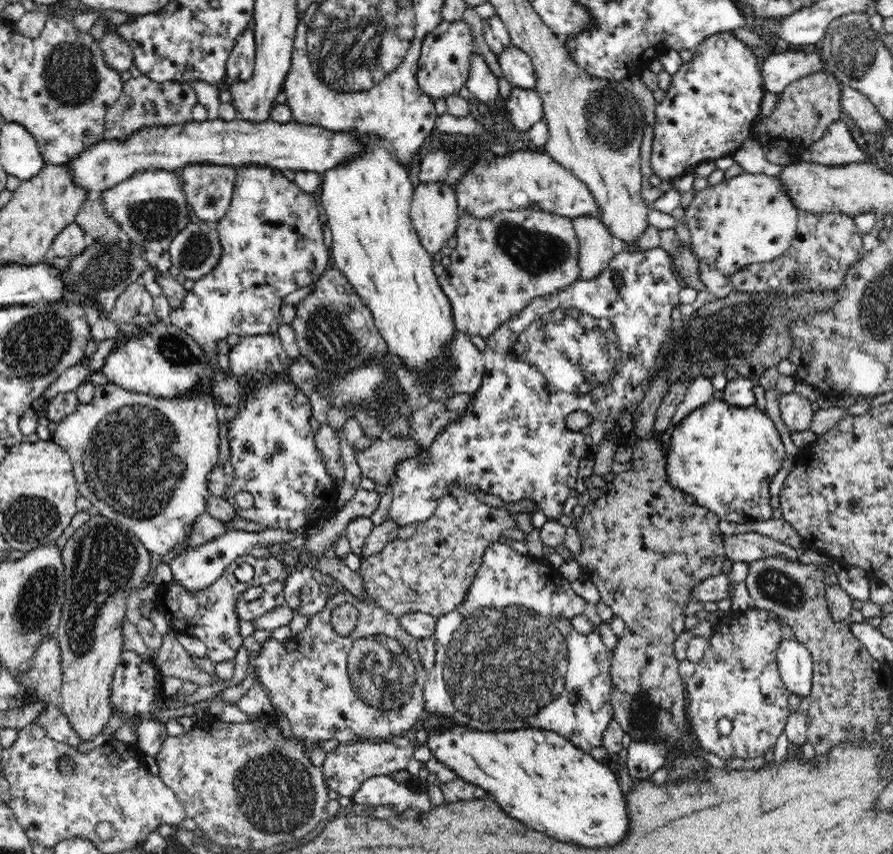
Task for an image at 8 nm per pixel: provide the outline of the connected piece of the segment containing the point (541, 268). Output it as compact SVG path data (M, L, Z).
M532 206L496 212L492 218L476 218L467 212L459 214L455 232L457 247L450 257L450 266L440 277L440 289L448 297L456 329L464 335L487 339L519 310L540 296L558 292L580 279L578 239L573 219L536 209Z

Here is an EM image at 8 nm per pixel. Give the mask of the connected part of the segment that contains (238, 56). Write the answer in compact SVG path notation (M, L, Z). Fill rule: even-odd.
M252 21L246 24L246 30L236 38L236 46L232 50L226 64L226 80L230 84L244 82L252 78L254 72L256 43Z

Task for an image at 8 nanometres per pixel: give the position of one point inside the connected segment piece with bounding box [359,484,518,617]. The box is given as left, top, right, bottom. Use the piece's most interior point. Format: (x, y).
(430, 572)

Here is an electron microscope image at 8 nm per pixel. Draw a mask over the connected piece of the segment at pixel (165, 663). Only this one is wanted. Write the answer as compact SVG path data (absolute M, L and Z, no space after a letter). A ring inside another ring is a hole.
M167 633L163 636L154 665L162 676L176 677L200 686L214 682L210 673L202 670L194 663L191 655L174 634Z

